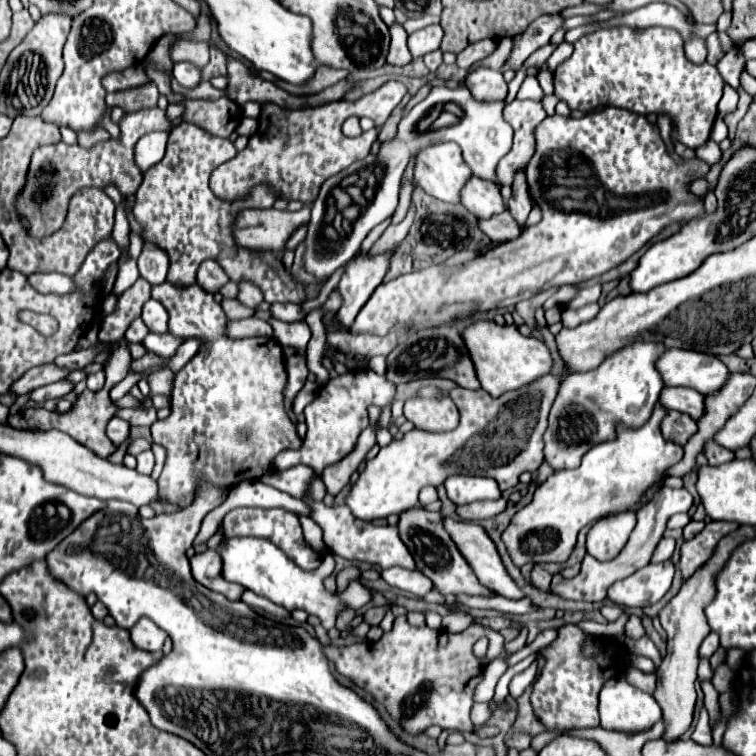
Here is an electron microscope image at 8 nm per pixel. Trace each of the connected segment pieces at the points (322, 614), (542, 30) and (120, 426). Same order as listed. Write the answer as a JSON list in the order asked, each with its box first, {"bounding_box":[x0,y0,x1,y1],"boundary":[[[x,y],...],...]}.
[{"bounding_box":[218,536,372,630],"boundary":[[[256,536],[230,538],[230,540],[222,542],[222,548],[218,548],[218,552],[220,552],[220,558],[222,558],[222,576],[228,582],[242,584],[244,588],[256,592],[258,596],[264,596],[264,598],[272,600],[274,604],[286,608],[288,612],[304,610],[308,614],[314,614],[314,616],[320,618],[320,622],[326,630],[334,628],[336,614],[342,608],[348,606],[352,610],[358,610],[358,608],[366,606],[372,600],[370,590],[366,590],[358,580],[350,582],[350,586],[342,594],[338,594],[338,592],[332,594],[324,588],[324,578],[328,578],[334,572],[334,566],[336,566],[334,556],[330,552],[322,560],[322,564],[312,572],[306,572],[306,570],[298,568],[284,554],[284,550],[280,550],[268,538],[256,538]]]},{"bounding_box":[502,16,560,70],"boundary":[[[540,16],[538,20],[534,20],[526,32],[514,36],[514,50],[510,60],[506,62],[506,66],[502,70],[518,70],[522,66],[522,62],[536,52],[538,48],[548,44],[548,38],[554,34],[554,30],[560,28],[560,22],[556,20],[556,16]]]},{"bounding_box":[106,418,130,446],"boundary":[[[112,418],[108,422],[108,426],[106,426],[106,436],[118,446],[118,444],[122,444],[128,438],[128,430],[130,430],[130,424],[126,420]]]}]

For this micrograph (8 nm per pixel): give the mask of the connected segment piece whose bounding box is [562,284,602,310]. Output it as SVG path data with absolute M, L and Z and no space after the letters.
M594 284L594 286L590 286L590 288L578 290L576 296L574 296L572 300L564 302L562 306L564 306L564 308L574 308L574 310L578 310L578 308L582 308L582 306L586 306L586 304L598 302L600 294L602 294L602 284Z

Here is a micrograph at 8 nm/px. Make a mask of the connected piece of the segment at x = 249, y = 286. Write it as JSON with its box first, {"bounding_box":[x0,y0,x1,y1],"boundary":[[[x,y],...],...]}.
{"bounding_box":[238,280,264,308],"boundary":[[[238,280],[238,300],[244,304],[244,306],[250,306],[250,308],[256,308],[264,298],[262,298],[262,292],[260,288],[250,282],[250,280]]]}

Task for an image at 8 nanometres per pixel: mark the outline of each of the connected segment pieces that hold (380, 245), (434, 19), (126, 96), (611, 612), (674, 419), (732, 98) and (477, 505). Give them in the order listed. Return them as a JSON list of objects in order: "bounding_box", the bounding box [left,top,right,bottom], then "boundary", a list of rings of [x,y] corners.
[{"bounding_box":[370,206,416,254],"boundary":[[[410,206],[410,208],[408,208],[406,218],[404,218],[400,224],[396,224],[396,226],[388,226],[388,228],[386,228],[386,232],[384,232],[384,234],[376,240],[376,244],[372,246],[370,254],[386,252],[386,250],[390,250],[394,244],[398,244],[400,240],[404,240],[404,238],[408,236],[408,230],[410,230],[412,222],[414,222],[414,216],[416,216],[416,208],[414,208],[414,206]]]},{"bounding_box":[404,16,440,34],"boundary":[[[422,16],[422,18],[412,18],[412,20],[404,22],[408,34],[412,34],[414,30],[420,30],[420,28],[424,28],[428,24],[440,24],[440,16]]]},{"bounding_box":[106,80,158,112],"boundary":[[[152,80],[148,84],[120,90],[120,92],[112,92],[106,96],[108,106],[120,106],[126,112],[156,106],[156,100],[158,100],[158,88],[156,88],[156,82],[152,82]]]},{"bounding_box":[600,602,624,622],"boundary":[[[606,602],[606,604],[600,606],[600,612],[602,612],[602,616],[604,616],[608,622],[614,622],[614,620],[624,612],[624,610],[622,610],[622,606],[618,606],[618,604]]]},{"bounding_box":[662,410,698,446],"boundary":[[[676,410],[670,412],[662,422],[664,438],[680,446],[684,446],[696,432],[698,432],[698,424],[694,422],[694,418],[690,418],[688,414],[678,414]]]},{"bounding_box":[718,86,738,118],"boundary":[[[726,86],[724,88],[724,96],[718,104],[718,116],[720,118],[726,118],[730,112],[734,112],[738,106],[738,92],[732,88],[732,86]]]},{"bounding_box":[456,500,506,520],"boundary":[[[484,500],[484,502],[472,502],[466,506],[458,506],[456,514],[463,520],[484,520],[494,517],[494,514],[500,514],[506,508],[506,500]]]}]

